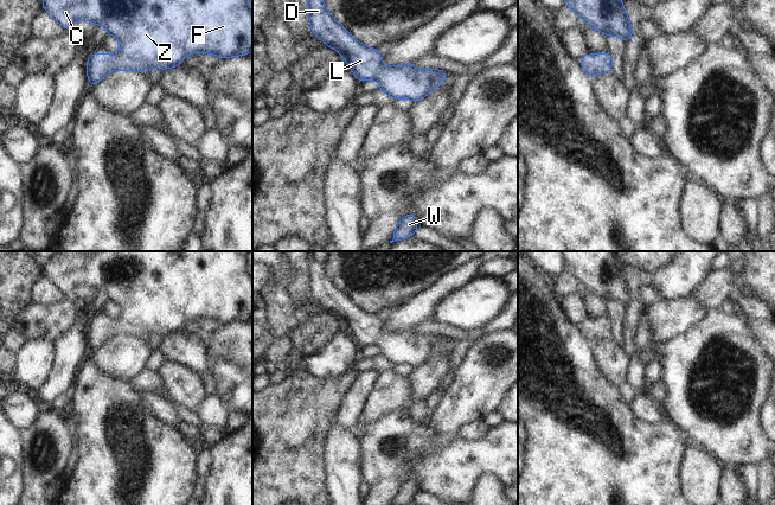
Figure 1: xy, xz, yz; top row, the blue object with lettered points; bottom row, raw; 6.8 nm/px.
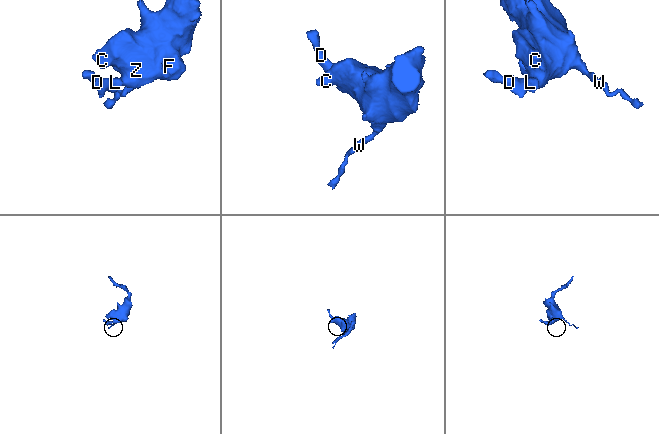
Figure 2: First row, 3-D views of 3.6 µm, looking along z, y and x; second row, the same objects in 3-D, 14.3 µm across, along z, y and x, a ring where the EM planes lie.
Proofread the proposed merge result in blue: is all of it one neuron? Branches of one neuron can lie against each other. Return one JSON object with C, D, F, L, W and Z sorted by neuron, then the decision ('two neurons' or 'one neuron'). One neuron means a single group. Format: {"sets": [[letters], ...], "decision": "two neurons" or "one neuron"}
{"sets": [["C", "D", "F", "L", "W", "Z"]], "decision": "one neuron"}

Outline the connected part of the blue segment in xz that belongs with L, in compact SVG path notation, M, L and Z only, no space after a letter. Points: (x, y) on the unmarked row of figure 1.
M308 251L307 268L312 298L325 307L325 312L341 319L359 347L372 344L386 360L415 369L446 346L447 338L438 334L419 335L411 328L382 331L382 318L363 311L337 288L326 275L324 263L312 257L312 251Z

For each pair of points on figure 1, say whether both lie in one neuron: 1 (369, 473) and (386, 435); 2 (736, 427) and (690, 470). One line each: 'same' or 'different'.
1: same
2: different

